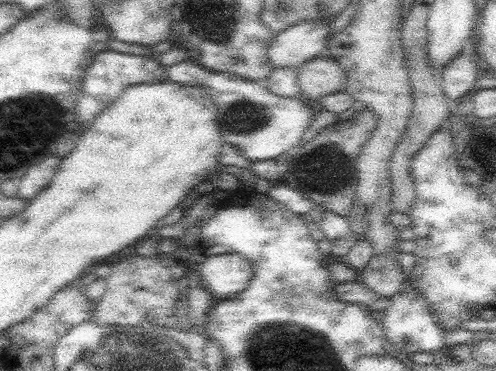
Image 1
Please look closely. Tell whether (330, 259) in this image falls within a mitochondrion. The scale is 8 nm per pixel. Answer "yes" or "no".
no

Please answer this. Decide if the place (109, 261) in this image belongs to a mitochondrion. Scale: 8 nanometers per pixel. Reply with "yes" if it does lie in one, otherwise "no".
no

